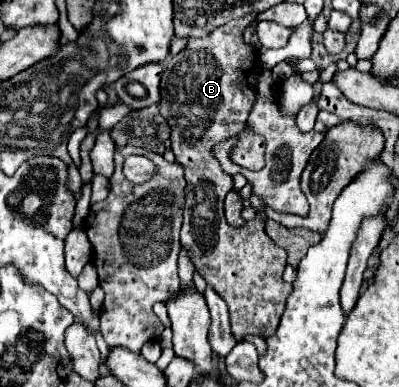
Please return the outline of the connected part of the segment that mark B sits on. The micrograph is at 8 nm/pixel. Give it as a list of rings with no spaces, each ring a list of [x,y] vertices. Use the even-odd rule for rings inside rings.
[[[242,17],[236,21],[230,21],[218,29],[214,29],[210,35],[200,37],[200,39],[190,39],[186,49],[180,51],[178,55],[170,57],[164,63],[164,75],[160,83],[160,111],[164,113],[170,129],[172,129],[172,153],[176,157],[176,163],[184,167],[184,177],[186,177],[186,203],[184,203],[184,225],[182,225],[182,247],[188,251],[192,265],[196,271],[206,279],[206,283],[226,301],[228,311],[230,311],[230,323],[232,323],[232,333],[236,341],[242,341],[244,335],[252,333],[258,337],[270,337],[276,331],[276,325],[282,317],[288,293],[292,291],[292,285],[282,279],[284,267],[286,267],[286,251],[278,247],[266,233],[264,233],[264,223],[258,217],[247,221],[241,227],[230,227],[224,221],[224,197],[232,189],[232,177],[224,175],[220,165],[212,161],[212,145],[216,141],[224,139],[238,139],[244,143],[236,143],[232,149],[232,161],[236,165],[246,167],[250,171],[258,171],[264,167],[264,137],[246,133],[248,129],[248,115],[252,109],[252,101],[256,99],[256,81],[260,75],[260,65],[256,57],[256,49],[248,47],[242,41],[242,33],[246,25],[254,19],[252,17]]]

